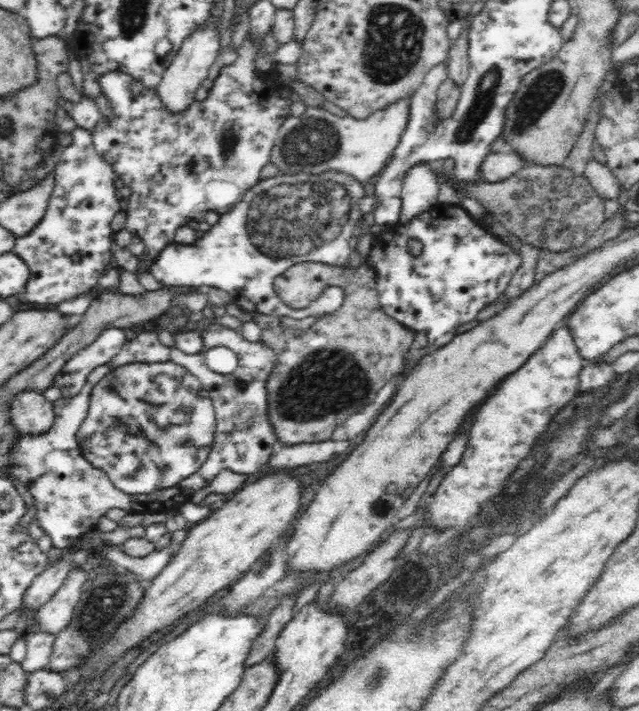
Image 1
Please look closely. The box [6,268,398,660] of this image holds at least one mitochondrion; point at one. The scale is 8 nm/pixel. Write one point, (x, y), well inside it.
(175, 432)

